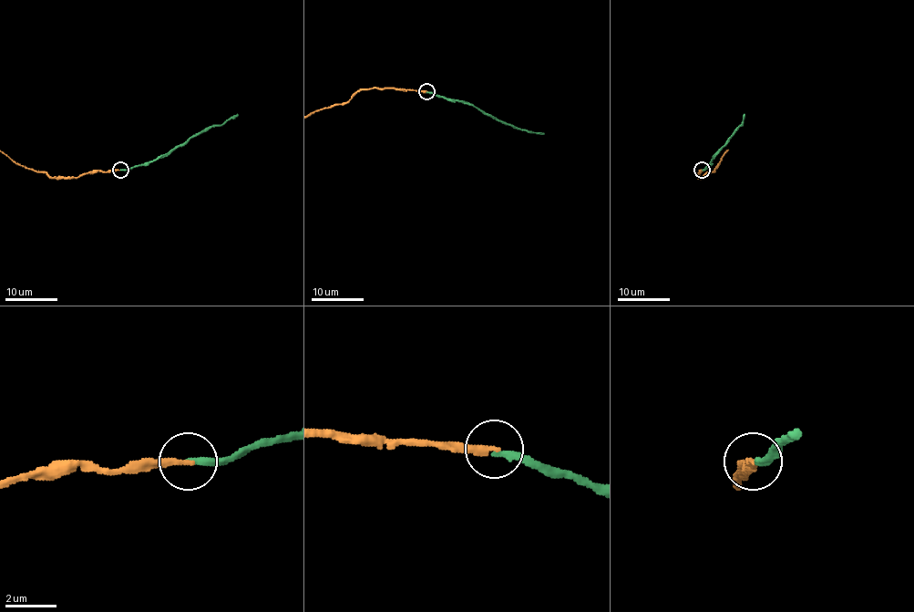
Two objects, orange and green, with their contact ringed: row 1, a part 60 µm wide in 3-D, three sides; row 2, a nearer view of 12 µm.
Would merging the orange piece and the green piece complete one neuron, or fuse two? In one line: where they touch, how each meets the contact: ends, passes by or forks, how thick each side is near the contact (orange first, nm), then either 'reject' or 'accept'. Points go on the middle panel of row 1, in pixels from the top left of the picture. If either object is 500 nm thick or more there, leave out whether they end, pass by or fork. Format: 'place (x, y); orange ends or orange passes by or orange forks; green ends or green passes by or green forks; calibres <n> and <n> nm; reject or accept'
place (426, 91); orange ends; green ends; calibres 240 and 280 nm; accept

